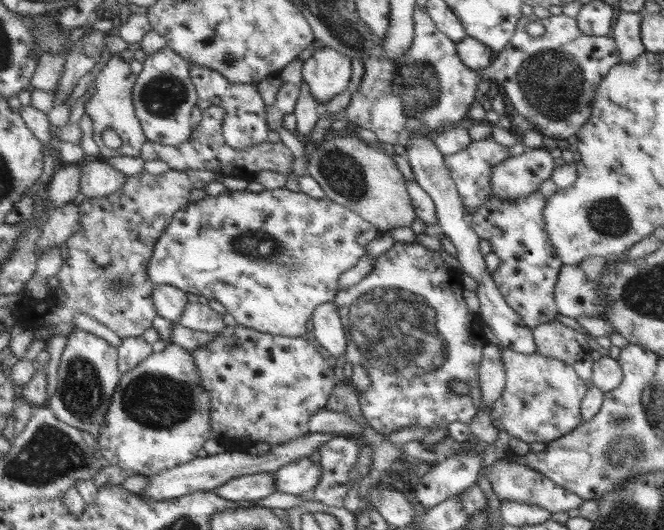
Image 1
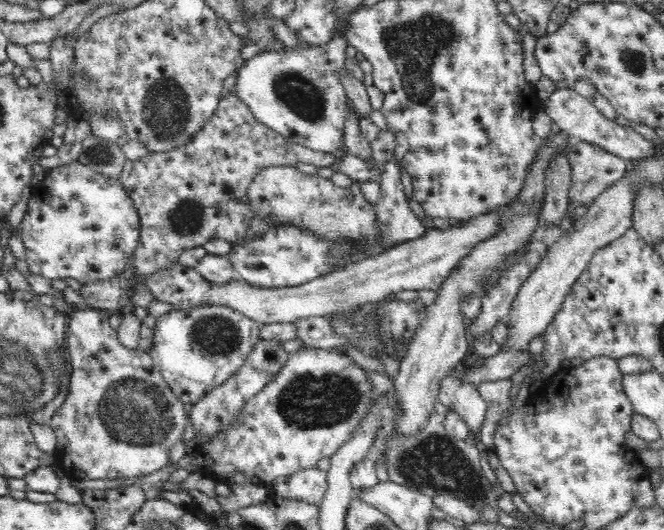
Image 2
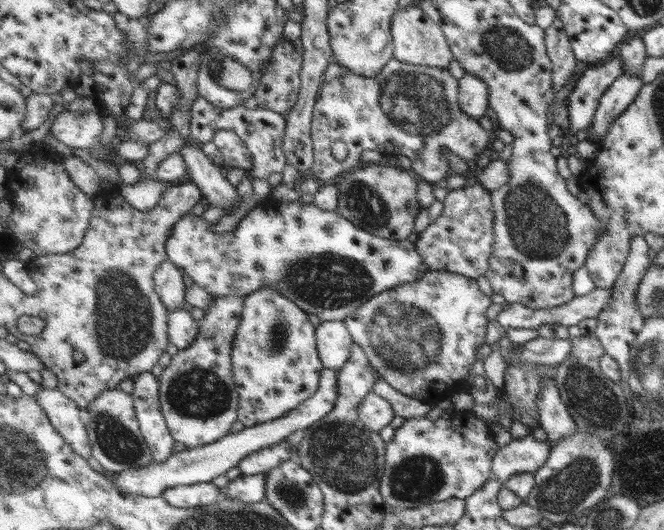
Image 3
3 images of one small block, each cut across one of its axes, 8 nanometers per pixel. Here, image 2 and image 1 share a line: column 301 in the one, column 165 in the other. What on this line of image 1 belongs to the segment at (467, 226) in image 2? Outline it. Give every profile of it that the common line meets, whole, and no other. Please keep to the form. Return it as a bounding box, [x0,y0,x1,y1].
[153,286,189,324]

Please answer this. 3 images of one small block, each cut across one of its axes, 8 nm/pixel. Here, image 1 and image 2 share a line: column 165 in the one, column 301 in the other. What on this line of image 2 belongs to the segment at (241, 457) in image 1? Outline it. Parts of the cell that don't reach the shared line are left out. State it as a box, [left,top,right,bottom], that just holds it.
[272,468,328,506]

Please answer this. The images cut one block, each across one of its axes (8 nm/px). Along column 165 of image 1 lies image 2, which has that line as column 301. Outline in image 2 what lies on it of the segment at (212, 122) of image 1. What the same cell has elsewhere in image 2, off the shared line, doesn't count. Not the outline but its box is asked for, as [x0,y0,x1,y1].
[120,90,336,282]

